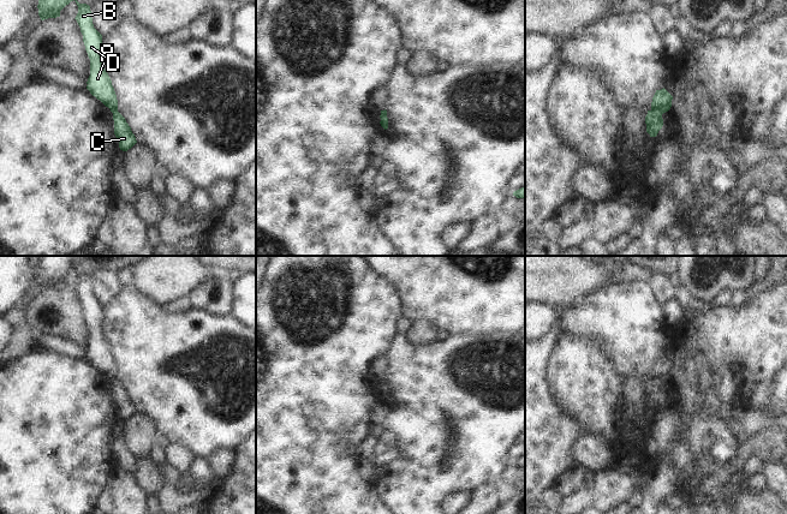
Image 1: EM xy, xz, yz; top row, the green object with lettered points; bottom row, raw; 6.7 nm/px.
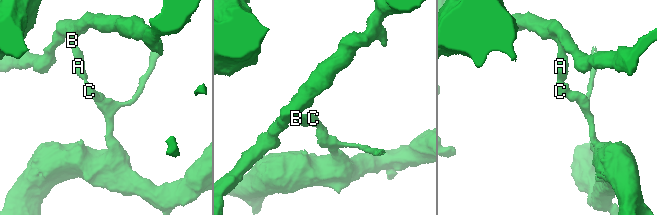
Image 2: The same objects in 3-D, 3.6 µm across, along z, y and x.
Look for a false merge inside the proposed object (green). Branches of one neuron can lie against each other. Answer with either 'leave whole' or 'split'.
split

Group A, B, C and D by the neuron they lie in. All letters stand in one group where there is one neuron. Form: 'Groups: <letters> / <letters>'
Groups: A B D / C

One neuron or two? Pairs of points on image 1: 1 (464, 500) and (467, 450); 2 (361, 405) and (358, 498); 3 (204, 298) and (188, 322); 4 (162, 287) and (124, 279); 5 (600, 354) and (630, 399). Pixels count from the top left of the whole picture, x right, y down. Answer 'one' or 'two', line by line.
1: two
2: one
3: two
4: two
5: two

